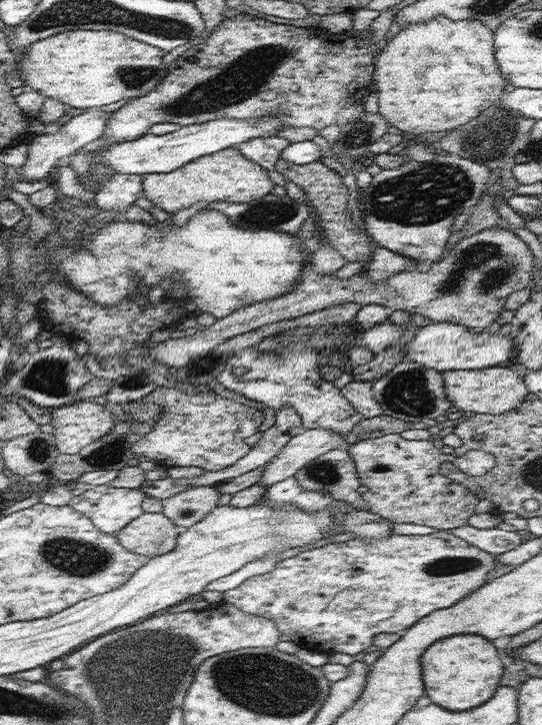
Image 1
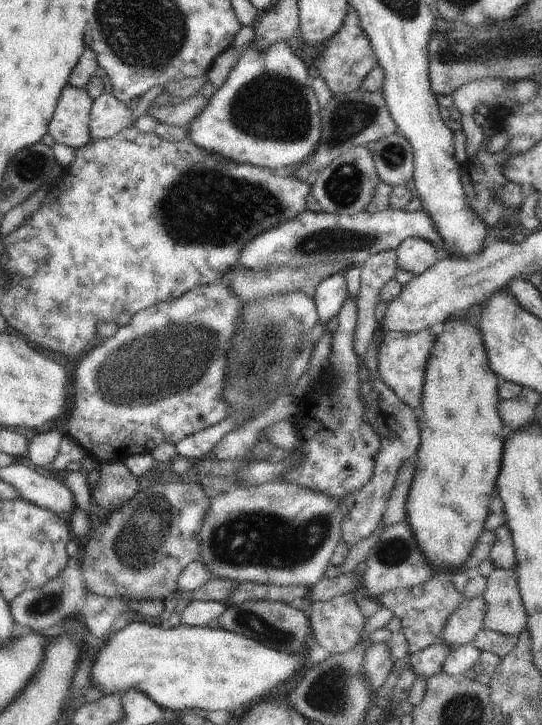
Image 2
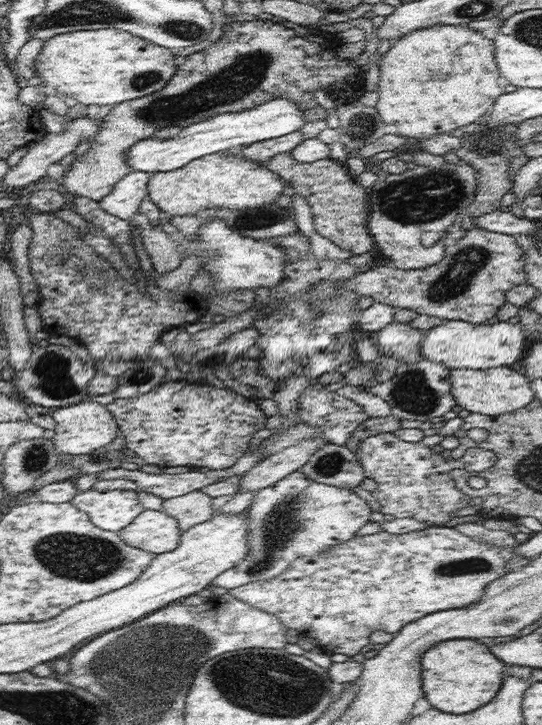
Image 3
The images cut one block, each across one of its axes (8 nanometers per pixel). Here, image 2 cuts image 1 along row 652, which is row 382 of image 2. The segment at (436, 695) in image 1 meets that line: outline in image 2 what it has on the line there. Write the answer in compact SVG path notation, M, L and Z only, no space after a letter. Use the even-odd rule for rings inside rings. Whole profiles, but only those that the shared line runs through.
M462 316L446 320L426 364L422 416L418 420L422 436L418 468L406 500L406 521L414 532L420 550L436 570L460 568L468 560L476 540L482 534L482 526L488 516L490 494L496 488L496 478L504 454L504 422L498 412L498 402L496 374L490 368L480 328L468 324L468 320Z

